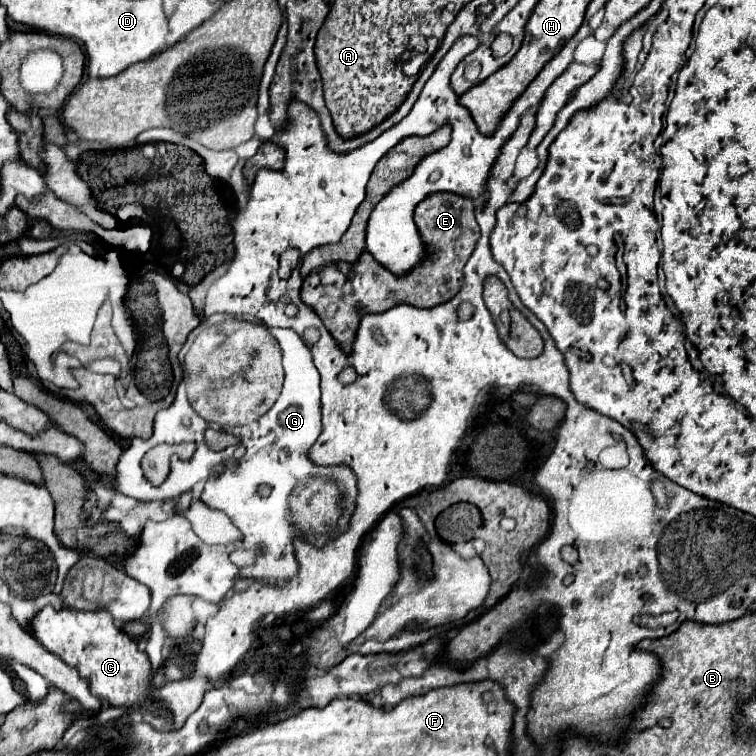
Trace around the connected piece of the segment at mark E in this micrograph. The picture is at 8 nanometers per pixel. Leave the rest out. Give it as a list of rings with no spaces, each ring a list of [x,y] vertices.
[[[435,193],[435,195],[427,197],[415,209],[415,223],[419,227],[423,241],[429,245],[429,251],[431,251],[431,255],[425,263],[421,263],[411,273],[397,277],[397,275],[389,273],[387,269],[383,269],[383,265],[377,263],[371,253],[363,253],[359,257],[359,261],[355,265],[351,265],[353,277],[351,277],[351,273],[345,273],[347,283],[341,289],[323,287],[319,275],[311,273],[303,281],[301,301],[319,315],[319,319],[323,321],[327,331],[333,335],[337,345],[343,349],[343,353],[349,355],[363,315],[383,313],[399,303],[429,309],[429,307],[449,301],[461,289],[461,285],[463,285],[461,269],[465,267],[465,263],[467,263],[469,255],[473,253],[473,247],[479,239],[479,225],[475,221],[473,211],[475,211],[475,207],[473,207],[471,199],[465,199],[465,197],[459,197],[453,193]]]

